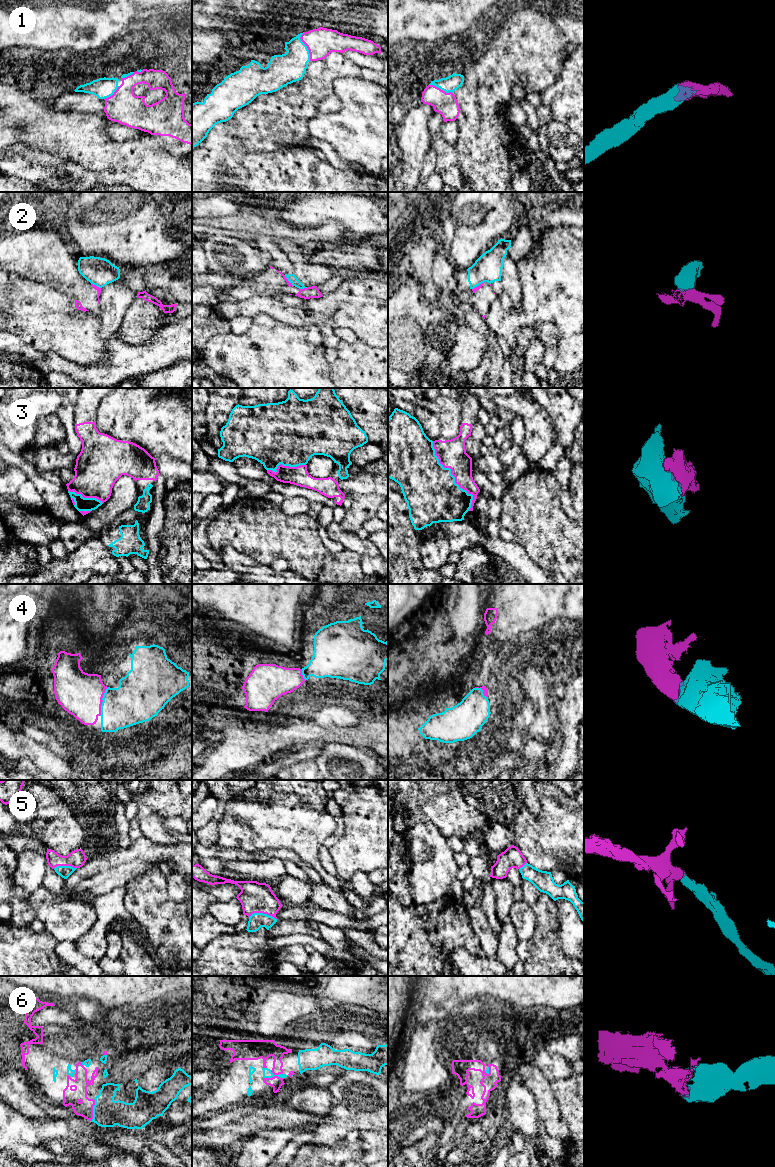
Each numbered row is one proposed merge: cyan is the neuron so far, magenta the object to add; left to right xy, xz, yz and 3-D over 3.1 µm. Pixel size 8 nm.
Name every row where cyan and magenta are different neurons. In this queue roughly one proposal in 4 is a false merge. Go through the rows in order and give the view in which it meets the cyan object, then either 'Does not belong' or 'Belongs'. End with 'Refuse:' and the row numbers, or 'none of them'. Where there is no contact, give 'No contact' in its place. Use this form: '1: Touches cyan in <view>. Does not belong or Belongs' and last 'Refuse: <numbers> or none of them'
1: Touches cyan in xz. Belongs
2: Touches cyan in xz. Does not belong
3: Touches cyan in yz. Belongs
4: Touches cyan in xy. Belongs
5: Touches cyan in xz. Belongs
6: Touches cyan in xz. Belongs
Refuse: 2

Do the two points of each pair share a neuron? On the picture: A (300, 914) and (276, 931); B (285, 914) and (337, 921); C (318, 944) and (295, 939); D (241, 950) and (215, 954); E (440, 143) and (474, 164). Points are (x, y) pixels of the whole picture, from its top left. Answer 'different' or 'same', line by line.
A: different
B: same
C: same
D: same
E: different

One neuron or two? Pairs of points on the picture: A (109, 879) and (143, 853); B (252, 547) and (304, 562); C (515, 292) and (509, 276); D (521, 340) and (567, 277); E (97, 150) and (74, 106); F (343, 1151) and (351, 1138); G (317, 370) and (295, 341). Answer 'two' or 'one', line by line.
A: one
B: one
C: one
D: two
E: two
F: two
G: one

